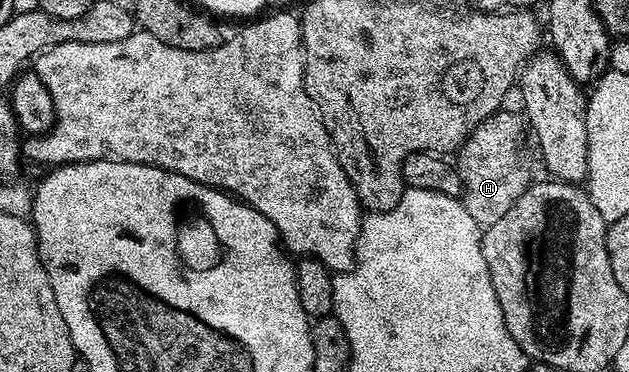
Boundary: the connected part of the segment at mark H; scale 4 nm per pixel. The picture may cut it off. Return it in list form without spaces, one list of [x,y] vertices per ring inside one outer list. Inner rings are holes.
[[[503,107],[492,117],[486,117],[468,135],[457,153],[457,168],[463,184],[461,200],[469,215],[473,215],[473,219],[477,219],[481,227],[492,225],[497,223],[497,219],[502,219],[505,211],[509,211],[509,207],[513,207],[513,203],[521,199],[532,180],[531,173],[523,162],[525,121],[518,112],[516,113],[510,113],[507,107]]]

